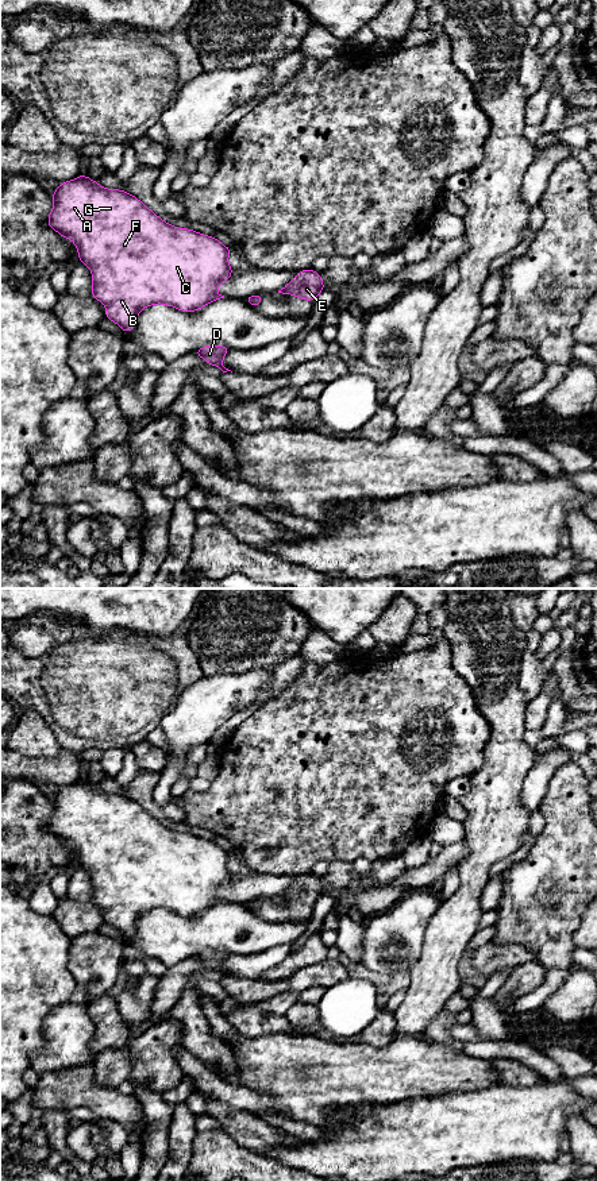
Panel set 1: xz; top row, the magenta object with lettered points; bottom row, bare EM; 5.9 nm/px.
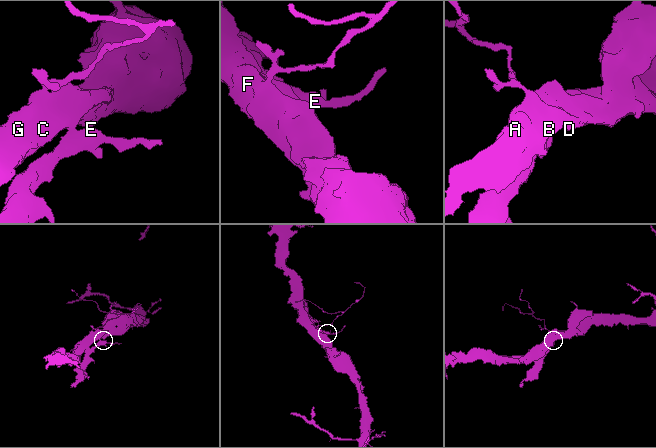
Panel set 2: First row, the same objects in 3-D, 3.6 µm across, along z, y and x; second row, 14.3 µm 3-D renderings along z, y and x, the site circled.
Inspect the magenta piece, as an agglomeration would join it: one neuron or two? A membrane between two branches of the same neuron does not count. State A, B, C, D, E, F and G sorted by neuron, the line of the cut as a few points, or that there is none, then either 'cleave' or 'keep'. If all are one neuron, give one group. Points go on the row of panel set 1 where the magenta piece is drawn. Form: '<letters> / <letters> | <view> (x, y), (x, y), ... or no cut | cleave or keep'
A B C D F G / E | xz (253, 294), (261, 296) | cleave

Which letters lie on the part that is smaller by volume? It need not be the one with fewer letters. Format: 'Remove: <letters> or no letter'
Remove: E

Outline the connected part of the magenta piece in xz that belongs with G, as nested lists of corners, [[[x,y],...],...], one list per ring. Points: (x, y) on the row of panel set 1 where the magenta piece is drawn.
[[[84,173],[61,182],[51,197],[54,208],[47,216],[47,225],[76,244],[78,262],[92,271],[92,297],[105,305],[105,319],[116,323],[123,332],[134,331],[136,317],[146,306],[162,304],[181,312],[196,312],[224,298],[217,293],[217,286],[234,273],[228,265],[228,255],[234,250],[220,240],[189,228],[170,225],[135,196],[126,190],[105,189]]]

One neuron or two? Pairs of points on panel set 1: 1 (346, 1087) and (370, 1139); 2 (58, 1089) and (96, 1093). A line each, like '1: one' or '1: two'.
1: two
2: one

